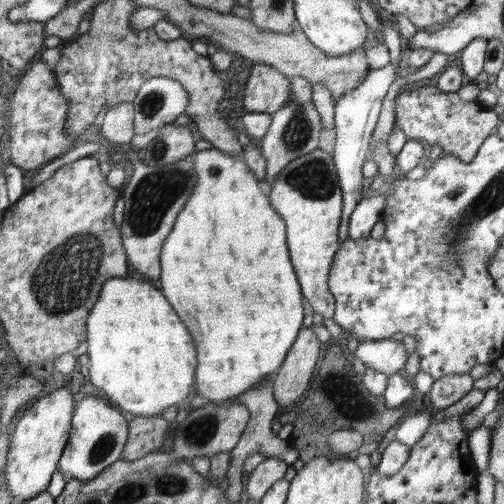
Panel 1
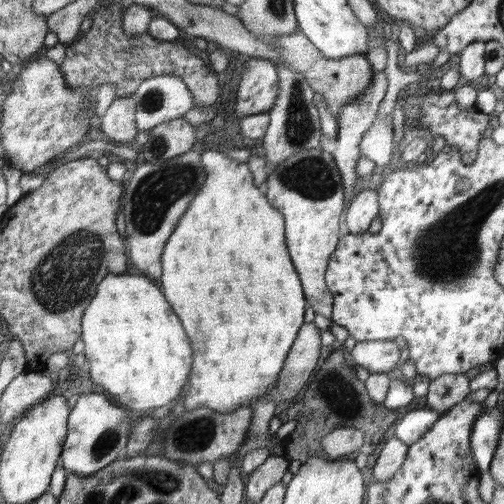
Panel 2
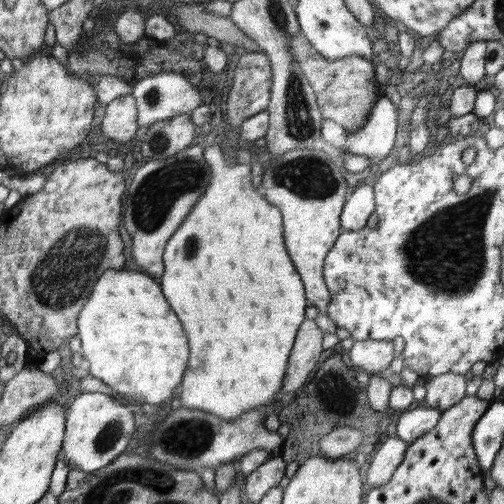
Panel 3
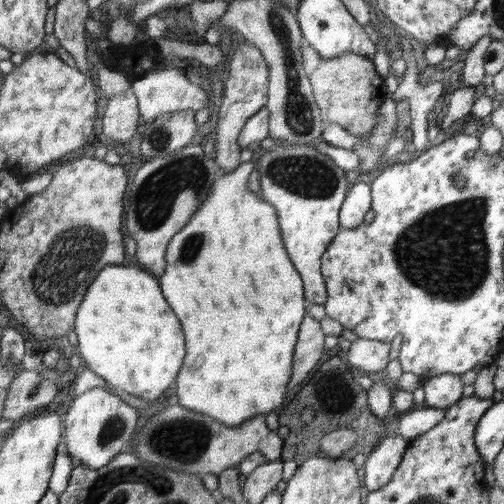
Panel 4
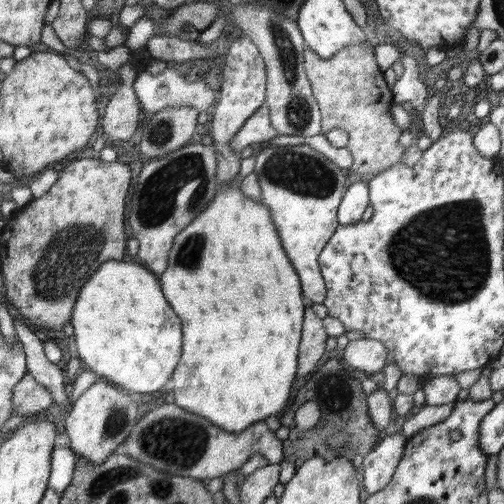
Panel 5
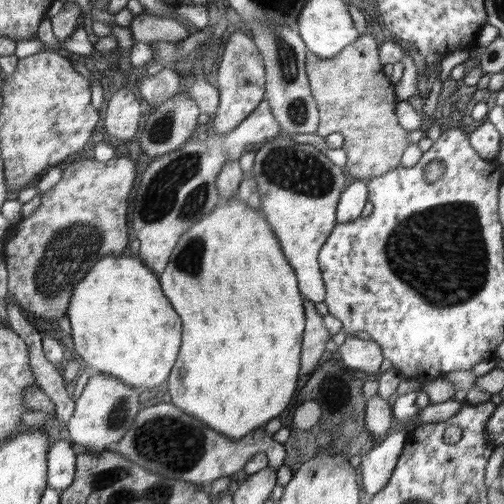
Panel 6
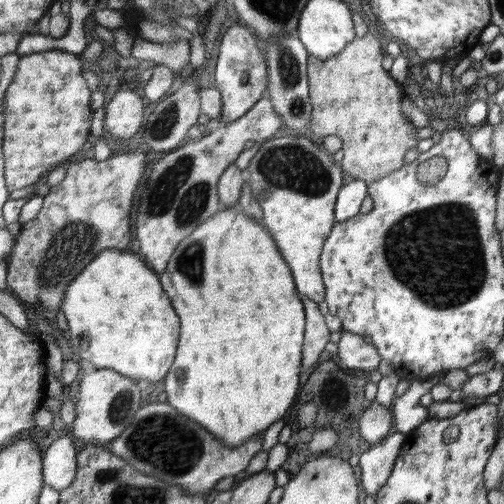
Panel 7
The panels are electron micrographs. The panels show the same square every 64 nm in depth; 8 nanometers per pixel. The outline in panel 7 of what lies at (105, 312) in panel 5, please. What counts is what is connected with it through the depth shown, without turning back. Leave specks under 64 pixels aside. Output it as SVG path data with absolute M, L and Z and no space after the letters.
M103 250L65 288L61 312L67 318L71 334L71 348L67 354L77 358L79 362L91 362L95 368L109 368L119 372L121 376L133 378L135 382L147 380L149 384L163 380L167 376L167 370L175 362L175 346L179 336L177 316L165 290L161 288L159 276L141 260L141 256L135 256L127 250Z

